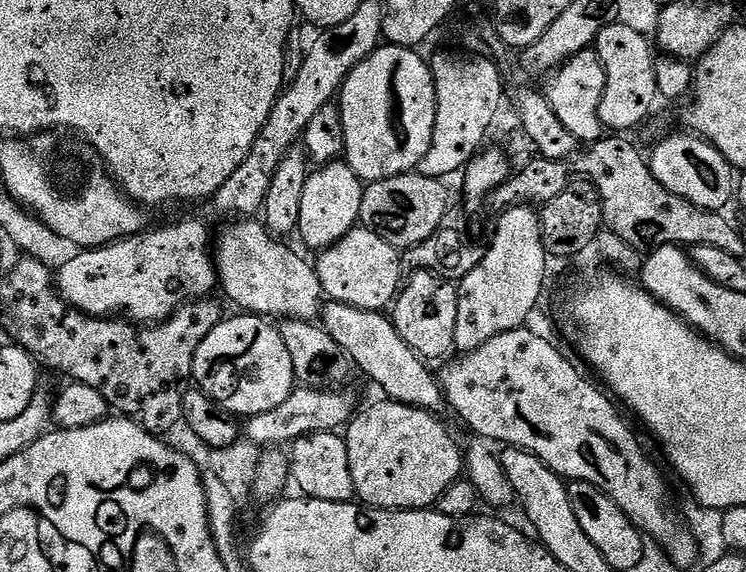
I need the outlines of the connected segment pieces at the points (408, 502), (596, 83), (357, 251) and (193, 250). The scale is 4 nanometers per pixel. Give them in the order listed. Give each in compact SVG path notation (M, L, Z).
M385 399L384 404L376 404L373 408L357 411L346 425L346 439L348 441L348 453L350 454L350 474L354 478L356 495L361 505L369 508L387 508L389 510L428 510L436 503L436 499L454 483L461 479L462 473L466 468L466 456L462 451L462 444L452 437L452 432L439 419L437 413L428 412L425 408L415 408L409 404L398 404L395 400Z
M596 51L577 52L559 68L547 84L546 95L549 106L574 138L591 146L605 135L605 126L600 121L600 107L602 94L606 90L606 70Z
M363 226L347 232L338 242L323 249L314 267L325 297L337 304L349 304L362 310L384 312L395 301L401 287L401 253L386 238Z
M180 220L165 228L151 228L102 248L77 251L55 273L60 297L88 316L123 314L132 322L163 322L189 302L211 297L218 277L207 226L200 220Z

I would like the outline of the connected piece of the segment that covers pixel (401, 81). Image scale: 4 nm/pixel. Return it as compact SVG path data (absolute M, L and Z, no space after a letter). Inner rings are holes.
M397 44L381 46L371 52L345 78L339 90L338 107L342 130L346 130L344 156L354 174L358 174L365 182L403 176L405 172L416 172L422 158L426 157L430 150L436 114L435 82L429 61L423 60L420 54L410 48L400 48Z

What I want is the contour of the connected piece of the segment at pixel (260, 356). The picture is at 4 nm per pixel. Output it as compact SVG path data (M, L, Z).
M236 315L240 316L221 319L220 324L206 334L202 346L198 346L198 354L194 354L192 380L195 387L217 400L227 412L237 418L247 418L282 406L298 381L279 327L263 316Z

